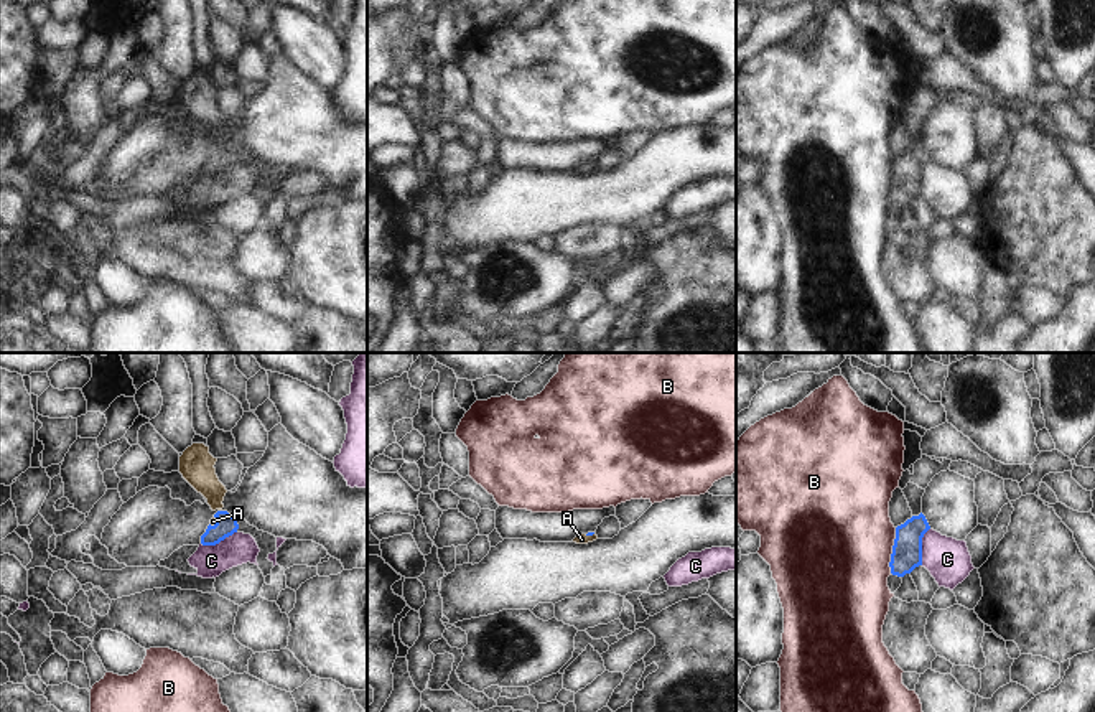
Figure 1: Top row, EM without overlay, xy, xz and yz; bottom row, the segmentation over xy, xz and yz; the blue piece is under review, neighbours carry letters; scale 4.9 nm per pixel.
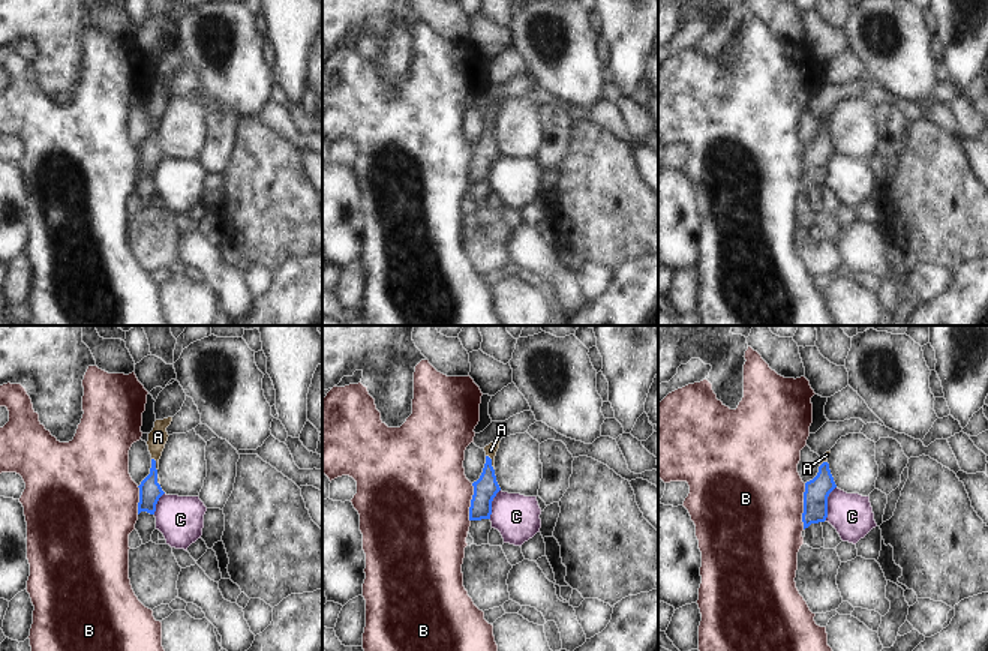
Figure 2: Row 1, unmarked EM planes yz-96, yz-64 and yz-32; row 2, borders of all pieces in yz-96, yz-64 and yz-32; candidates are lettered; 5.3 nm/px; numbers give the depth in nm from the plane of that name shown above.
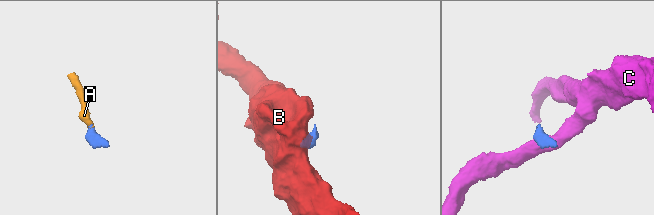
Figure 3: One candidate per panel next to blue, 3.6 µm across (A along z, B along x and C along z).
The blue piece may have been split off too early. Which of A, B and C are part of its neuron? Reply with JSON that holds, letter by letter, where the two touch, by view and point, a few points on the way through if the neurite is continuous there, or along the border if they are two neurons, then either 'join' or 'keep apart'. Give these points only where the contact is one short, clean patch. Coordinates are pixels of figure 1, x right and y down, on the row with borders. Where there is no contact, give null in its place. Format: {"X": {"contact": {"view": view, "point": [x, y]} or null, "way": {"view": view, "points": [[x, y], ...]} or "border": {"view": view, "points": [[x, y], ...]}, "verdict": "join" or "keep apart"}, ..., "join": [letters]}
{"A": {"contact": {"view": "xy", "point": [216, 521]}, "way": {"view": "xy", "points": [[226, 524], [216, 521], [213, 521]]}, "verdict": "join"}, "B": {"contact": {"view": "yz", "point": [893, 551]}, "border": {"view": "yz", "points": [[896, 528], [889, 572]]}, "verdict": "keep apart"}, "C": {"contact": {"view": "yz", "point": [921, 546]}, "border": {"view": "yz", "points": [[929, 528], [922, 538], [921, 564]]}, "verdict": "keep apart"}, "join": ["A"]}

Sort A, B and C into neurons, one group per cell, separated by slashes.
A / B / C

